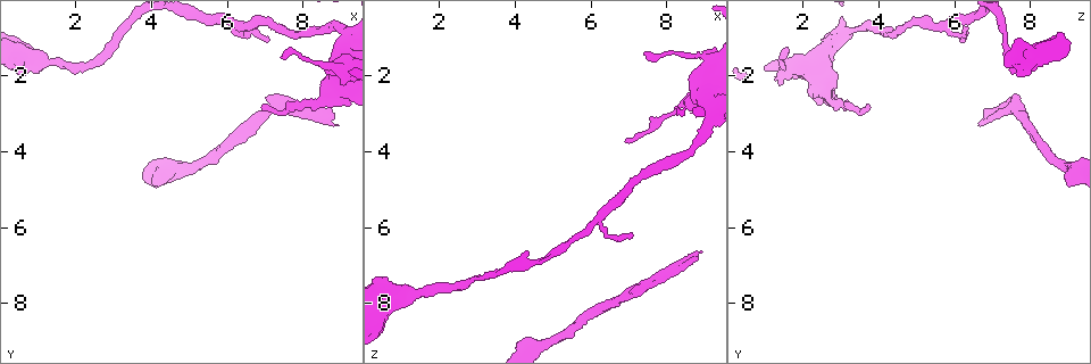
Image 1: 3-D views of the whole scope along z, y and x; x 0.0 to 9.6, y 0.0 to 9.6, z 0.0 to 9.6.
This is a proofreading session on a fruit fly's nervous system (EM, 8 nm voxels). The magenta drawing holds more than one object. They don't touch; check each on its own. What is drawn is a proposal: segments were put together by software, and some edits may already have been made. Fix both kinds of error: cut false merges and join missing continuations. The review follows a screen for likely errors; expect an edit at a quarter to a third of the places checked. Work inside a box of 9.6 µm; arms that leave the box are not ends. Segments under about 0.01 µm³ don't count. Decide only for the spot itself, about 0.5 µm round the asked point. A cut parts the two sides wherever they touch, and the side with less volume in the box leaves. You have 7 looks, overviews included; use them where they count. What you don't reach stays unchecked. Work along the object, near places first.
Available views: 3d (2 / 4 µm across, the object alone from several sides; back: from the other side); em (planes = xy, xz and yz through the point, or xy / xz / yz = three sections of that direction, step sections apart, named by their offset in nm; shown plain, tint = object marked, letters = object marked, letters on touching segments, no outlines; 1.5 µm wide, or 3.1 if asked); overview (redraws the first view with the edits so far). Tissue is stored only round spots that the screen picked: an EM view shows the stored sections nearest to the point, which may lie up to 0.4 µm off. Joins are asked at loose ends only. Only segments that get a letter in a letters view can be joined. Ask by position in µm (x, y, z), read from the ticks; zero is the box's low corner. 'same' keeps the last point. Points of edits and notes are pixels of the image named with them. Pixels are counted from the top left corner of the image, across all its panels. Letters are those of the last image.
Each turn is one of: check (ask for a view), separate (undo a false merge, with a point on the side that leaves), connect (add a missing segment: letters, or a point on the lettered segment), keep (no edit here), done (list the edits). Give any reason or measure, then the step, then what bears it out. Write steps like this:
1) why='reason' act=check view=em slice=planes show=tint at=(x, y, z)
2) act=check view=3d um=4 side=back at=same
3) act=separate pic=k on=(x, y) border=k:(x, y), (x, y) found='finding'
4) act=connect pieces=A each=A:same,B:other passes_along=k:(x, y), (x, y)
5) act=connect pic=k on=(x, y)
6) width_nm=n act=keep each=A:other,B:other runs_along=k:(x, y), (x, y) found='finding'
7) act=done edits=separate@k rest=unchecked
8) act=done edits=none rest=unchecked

why='thin end' act=check view=em slice=xz step=4 show=tint at=(7.40, 1.50, 1.40)

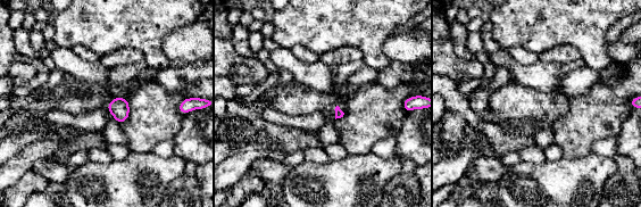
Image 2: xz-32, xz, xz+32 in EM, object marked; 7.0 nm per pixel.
why='cut it another way' act=check view=em slice=planes show=letters at=same

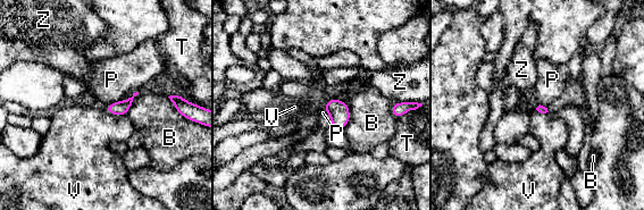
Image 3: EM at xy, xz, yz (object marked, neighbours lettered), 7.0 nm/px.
act=keep each=B:other,P:other,T:other,V:other,Z:other border=3:(122, 99), (108, 104) found='none of them fits'

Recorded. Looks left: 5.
why='tapers out' act=check view=3d um=2 at=(7.05, 1.00, 6.15)

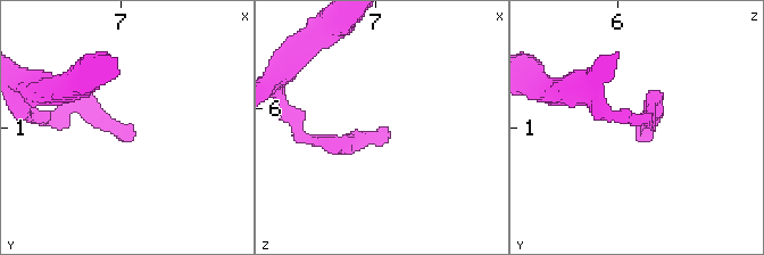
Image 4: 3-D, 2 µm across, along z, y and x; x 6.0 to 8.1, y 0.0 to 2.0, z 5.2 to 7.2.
why='need the tissue' act=check view=em slice=xy step=8 show=plain at=(7.08, 0.98, 6.18)

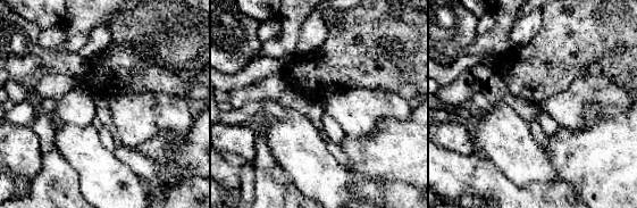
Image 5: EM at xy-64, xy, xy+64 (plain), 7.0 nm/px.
act=check view=em slice=xy step=8 show=letters at=same

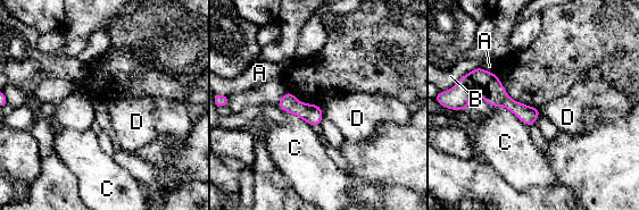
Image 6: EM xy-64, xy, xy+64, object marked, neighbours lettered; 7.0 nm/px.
width_nm=130 act=keep each=A:other,B:other,C:other,D:other border=6:(320, 106), (324, 116) found='no lettered segment goes on from it'

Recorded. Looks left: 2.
why='an open end' act=check view=3d um=4 at=(8.85, 3.30, 6.60)

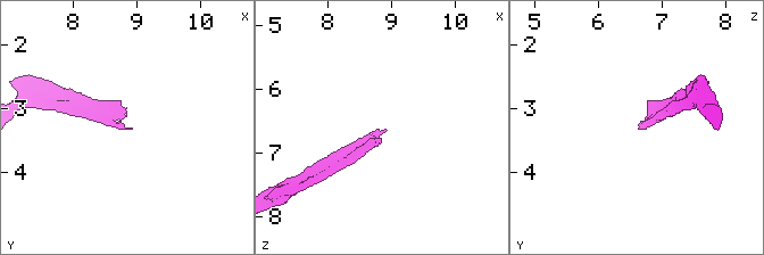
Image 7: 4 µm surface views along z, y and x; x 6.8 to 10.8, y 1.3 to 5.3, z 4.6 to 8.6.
act=check view=em slice=planes show=letters at=(8.90, 3.30, 6.65)

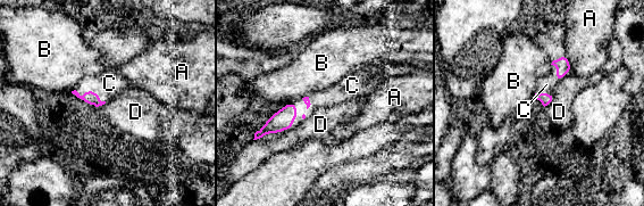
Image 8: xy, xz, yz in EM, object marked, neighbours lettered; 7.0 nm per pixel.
act=connect pic=8 on=(109, 83) each=A:other,B:other,C:same,D:other passes_along=8:(91, 98), (90, 89), (109, 83) found='it goes on there'

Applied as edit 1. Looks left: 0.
act=done edits=connect@8 rest=unchecked

